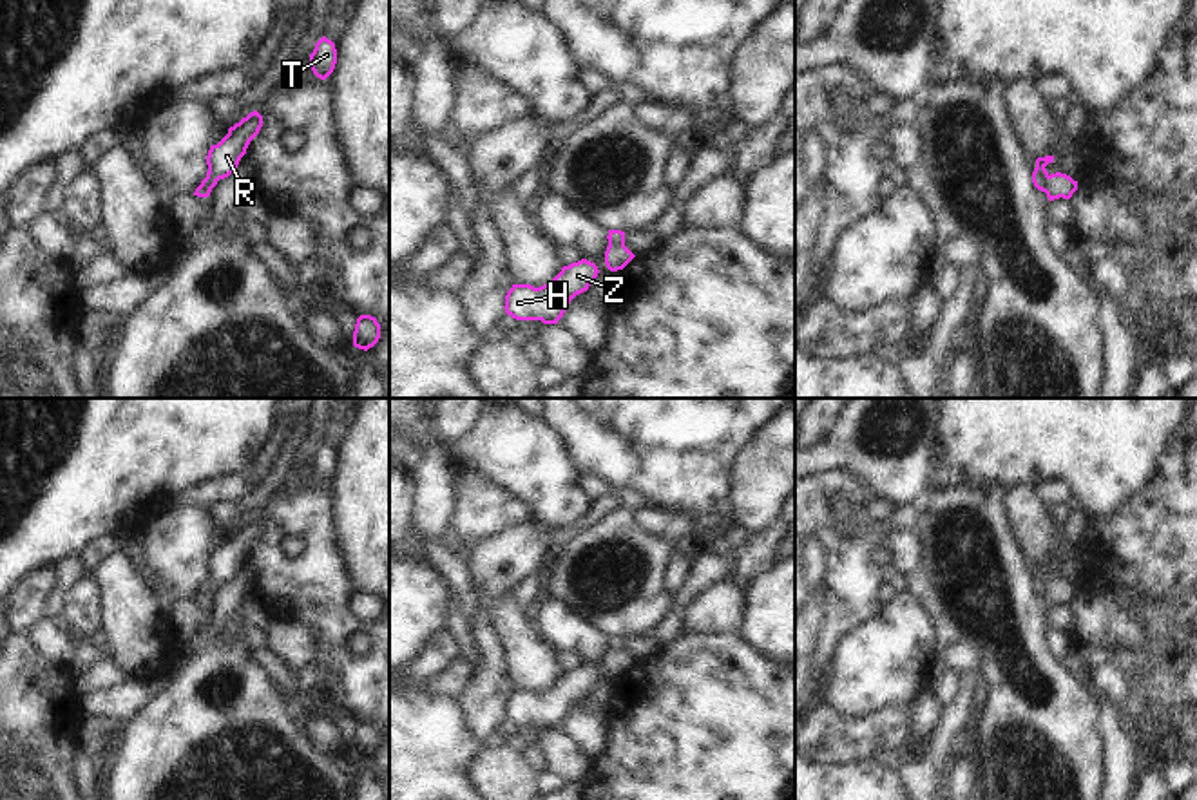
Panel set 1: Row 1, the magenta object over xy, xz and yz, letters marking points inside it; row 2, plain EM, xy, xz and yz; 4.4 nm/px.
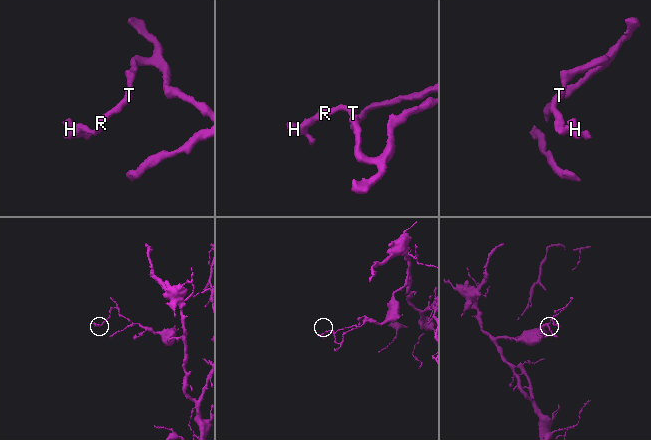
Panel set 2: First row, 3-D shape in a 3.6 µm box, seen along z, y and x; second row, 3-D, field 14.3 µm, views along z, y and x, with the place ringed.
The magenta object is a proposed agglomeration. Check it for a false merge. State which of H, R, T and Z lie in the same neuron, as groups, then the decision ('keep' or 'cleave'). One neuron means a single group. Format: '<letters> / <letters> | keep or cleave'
H Z / R T | cleave

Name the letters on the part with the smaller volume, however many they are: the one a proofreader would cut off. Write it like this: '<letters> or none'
H, Z

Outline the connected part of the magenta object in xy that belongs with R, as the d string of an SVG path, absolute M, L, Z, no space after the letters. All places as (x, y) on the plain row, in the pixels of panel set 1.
M254 516L239 529L228 534L228 539L212 550L206 561L208 585L225 585L239 570L241 563L246 559L250 547L259 539L263 532L263 521Z

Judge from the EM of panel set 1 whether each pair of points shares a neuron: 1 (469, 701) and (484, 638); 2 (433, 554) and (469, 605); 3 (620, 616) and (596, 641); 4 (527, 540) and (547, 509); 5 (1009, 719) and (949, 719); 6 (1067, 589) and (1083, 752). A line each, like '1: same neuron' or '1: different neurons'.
1: same neuron
2: same neuron
3: different neurons
4: different neurons
5: different neurons
6: same neuron

